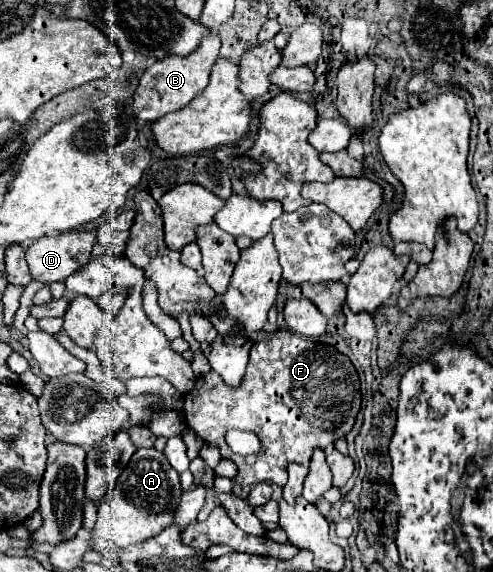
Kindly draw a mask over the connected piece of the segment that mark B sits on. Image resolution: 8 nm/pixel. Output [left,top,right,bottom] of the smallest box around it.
[132,33,220,121]

